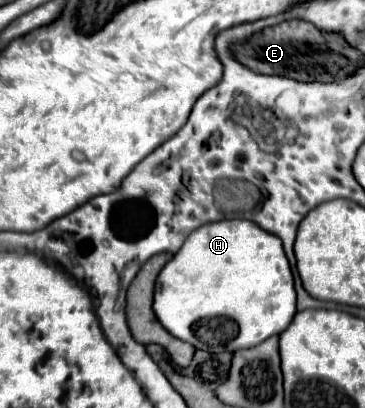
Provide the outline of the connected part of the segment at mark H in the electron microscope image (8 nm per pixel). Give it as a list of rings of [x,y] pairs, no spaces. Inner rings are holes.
[[[243,218],[219,220],[199,226],[187,236],[179,252],[173,254],[171,262],[167,262],[165,268],[159,272],[155,282],[153,312],[157,314],[157,320],[169,334],[177,336],[183,342],[189,342],[199,350],[219,352],[217,348],[223,348],[227,352],[233,352],[257,346],[273,334],[281,334],[297,312],[293,274],[289,260],[283,252],[281,240],[275,234],[269,234],[263,228],[259,228],[255,222]],[[225,322],[227,326],[231,326],[233,322],[237,326],[237,332],[229,332],[229,336],[225,330]]]

